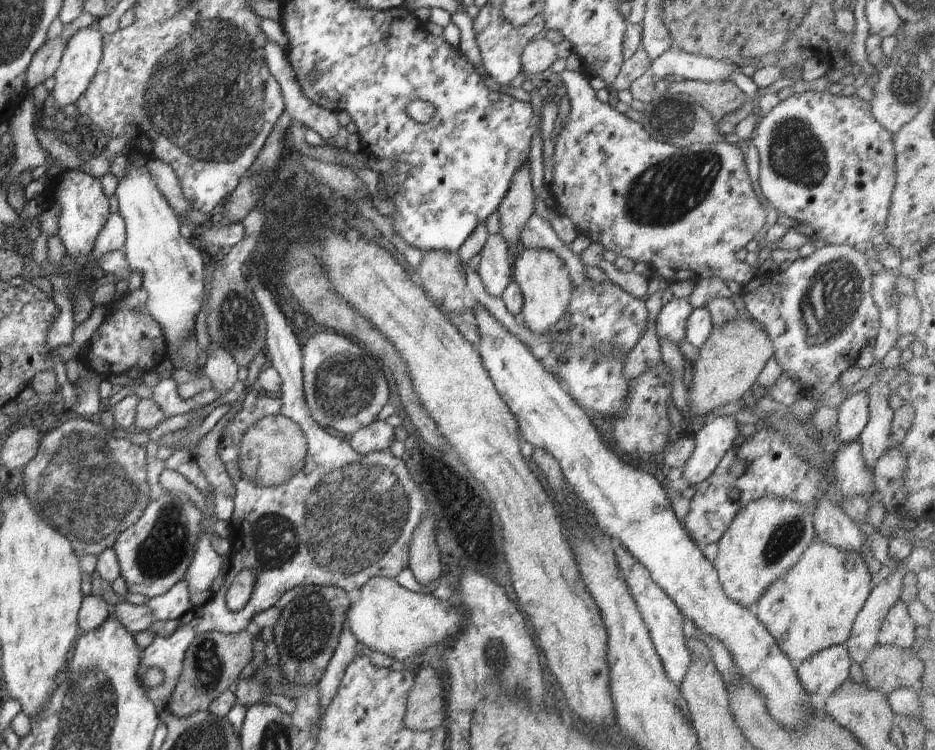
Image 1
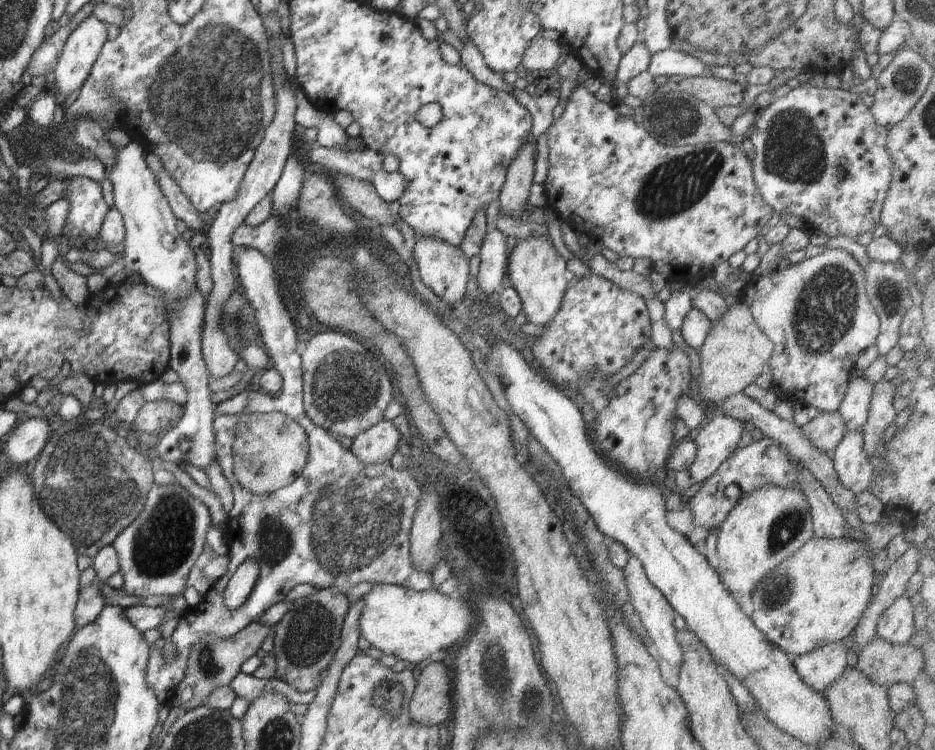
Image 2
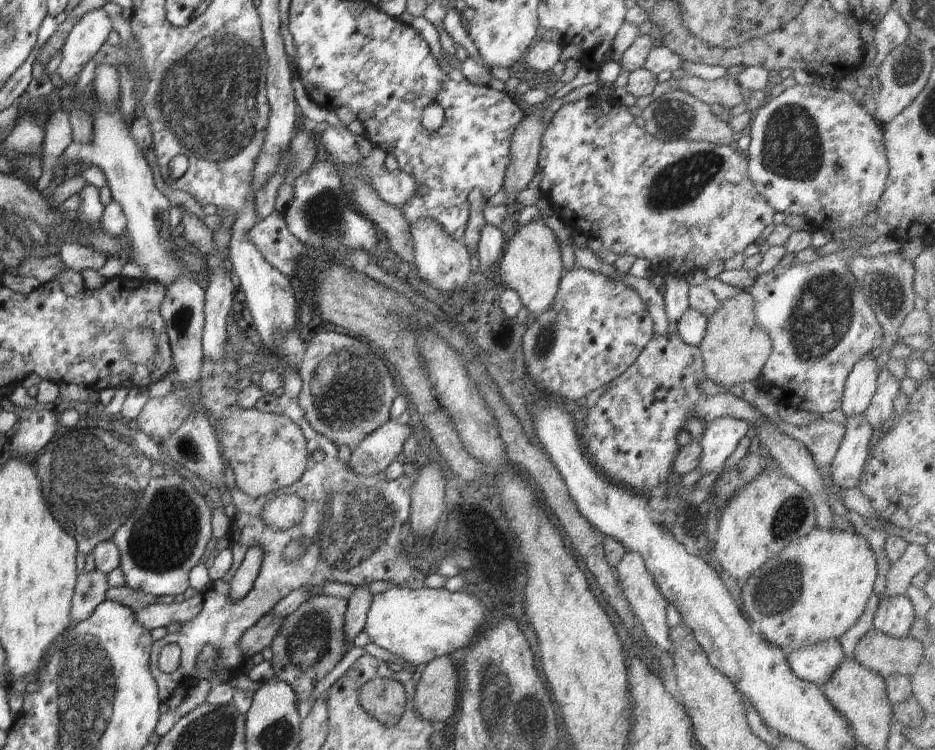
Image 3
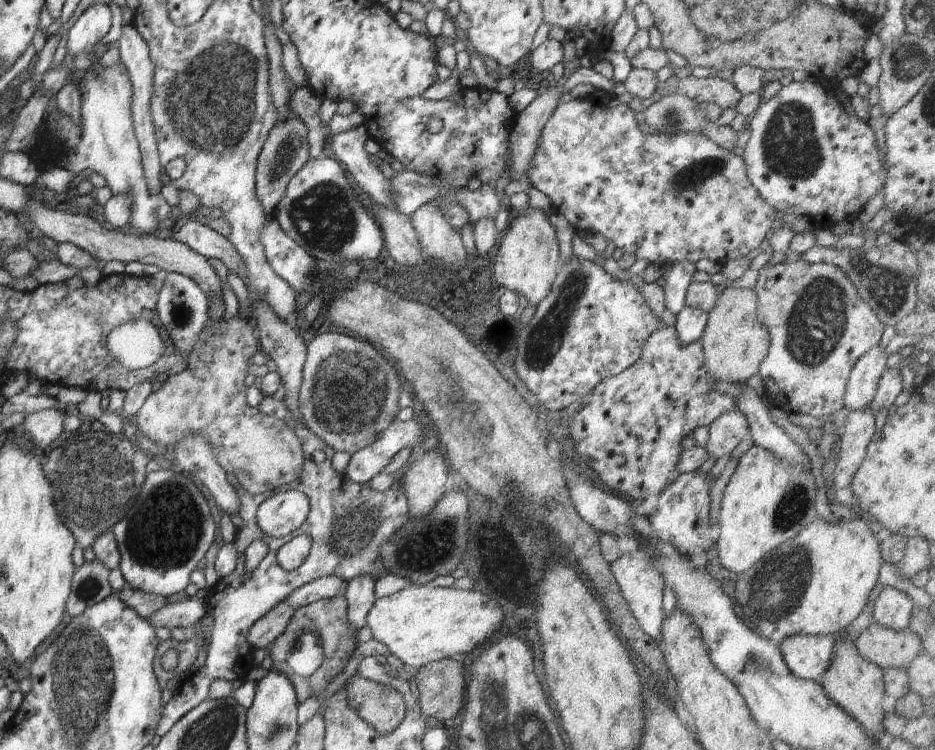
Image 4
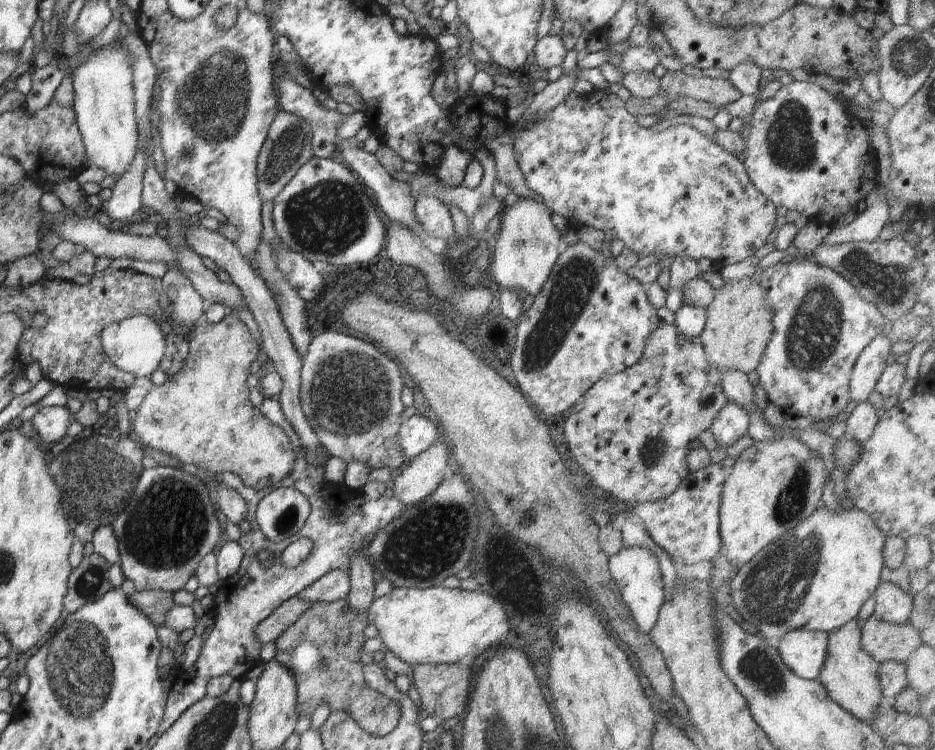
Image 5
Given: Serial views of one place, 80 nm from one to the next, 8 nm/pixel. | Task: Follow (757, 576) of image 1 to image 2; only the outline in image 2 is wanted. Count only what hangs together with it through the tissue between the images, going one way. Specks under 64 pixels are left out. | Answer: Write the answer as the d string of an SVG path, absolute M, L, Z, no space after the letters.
M768 483L741 496L719 526L716 570L731 592L751 594L753 588L815 534L812 513L800 488Z

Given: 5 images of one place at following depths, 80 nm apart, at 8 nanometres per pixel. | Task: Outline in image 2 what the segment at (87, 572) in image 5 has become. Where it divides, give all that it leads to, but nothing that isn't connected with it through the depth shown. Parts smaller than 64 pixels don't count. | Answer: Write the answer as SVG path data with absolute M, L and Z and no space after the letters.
M95 578L90 584L80 588L74 609L75 630L92 624L106 604L101 593L101 584Z

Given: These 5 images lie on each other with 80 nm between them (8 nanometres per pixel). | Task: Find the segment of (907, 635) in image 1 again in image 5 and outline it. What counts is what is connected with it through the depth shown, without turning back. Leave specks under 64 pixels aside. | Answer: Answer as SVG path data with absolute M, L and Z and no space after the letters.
M886 577L877 586L873 615L883 621L901 625L908 621L913 609L913 597Z

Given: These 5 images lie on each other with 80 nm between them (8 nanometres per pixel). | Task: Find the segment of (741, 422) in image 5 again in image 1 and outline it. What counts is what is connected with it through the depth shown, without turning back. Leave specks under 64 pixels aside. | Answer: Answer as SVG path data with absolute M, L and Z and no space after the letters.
M723 415L692 430L695 449L683 466L683 478L689 486L704 482L719 465L740 435L734 417Z

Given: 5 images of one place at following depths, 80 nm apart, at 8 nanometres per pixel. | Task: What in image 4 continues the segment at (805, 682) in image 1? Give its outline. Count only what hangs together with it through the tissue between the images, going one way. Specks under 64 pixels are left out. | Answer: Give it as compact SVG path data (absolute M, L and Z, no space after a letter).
M797 634L777 645L788 668L800 678L821 682L833 655L833 635Z

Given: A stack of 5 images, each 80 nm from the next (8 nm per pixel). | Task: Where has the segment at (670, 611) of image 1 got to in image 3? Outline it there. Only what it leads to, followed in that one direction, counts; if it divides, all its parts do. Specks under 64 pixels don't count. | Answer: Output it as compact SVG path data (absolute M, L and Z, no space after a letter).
M628 551L623 556L623 559L620 560L620 562L613 568L613 570L616 574L617 581L619 582L620 586L622 586L623 595L628 601L628 604L632 607L633 613L643 628L645 635L654 643L658 653L666 650L666 652L672 654L674 652L674 647L672 641L670 640L668 622L666 622L667 600L660 592L654 577L648 572L648 569L645 565L645 560L640 556L640 554L636 554L634 551Z

